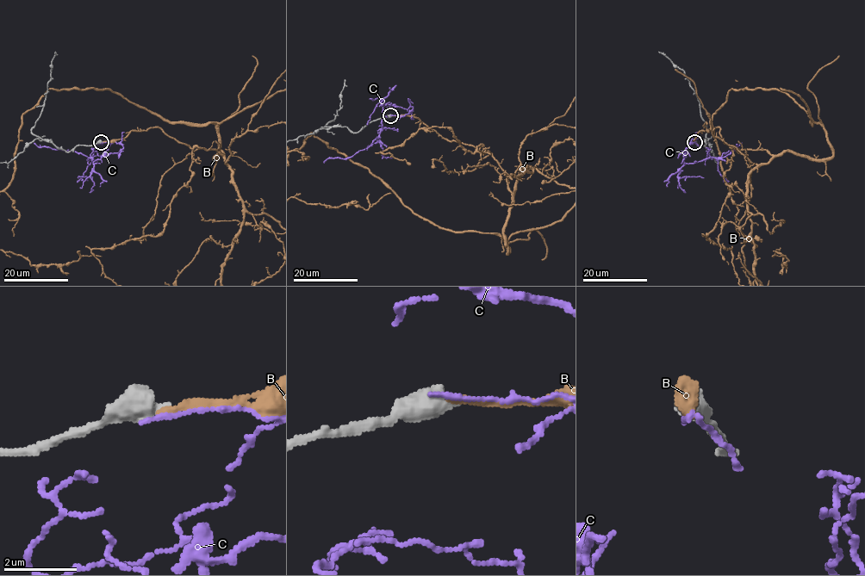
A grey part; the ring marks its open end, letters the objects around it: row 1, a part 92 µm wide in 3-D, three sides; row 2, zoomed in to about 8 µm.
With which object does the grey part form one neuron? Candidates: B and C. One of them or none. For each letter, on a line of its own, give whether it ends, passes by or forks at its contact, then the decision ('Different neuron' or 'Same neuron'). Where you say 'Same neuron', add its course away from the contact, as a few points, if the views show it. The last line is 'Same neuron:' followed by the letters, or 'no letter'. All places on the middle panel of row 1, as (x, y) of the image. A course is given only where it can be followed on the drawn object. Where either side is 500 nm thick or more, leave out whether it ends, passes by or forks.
B: Same neuron
C: Different neuron
Same neuron: B

